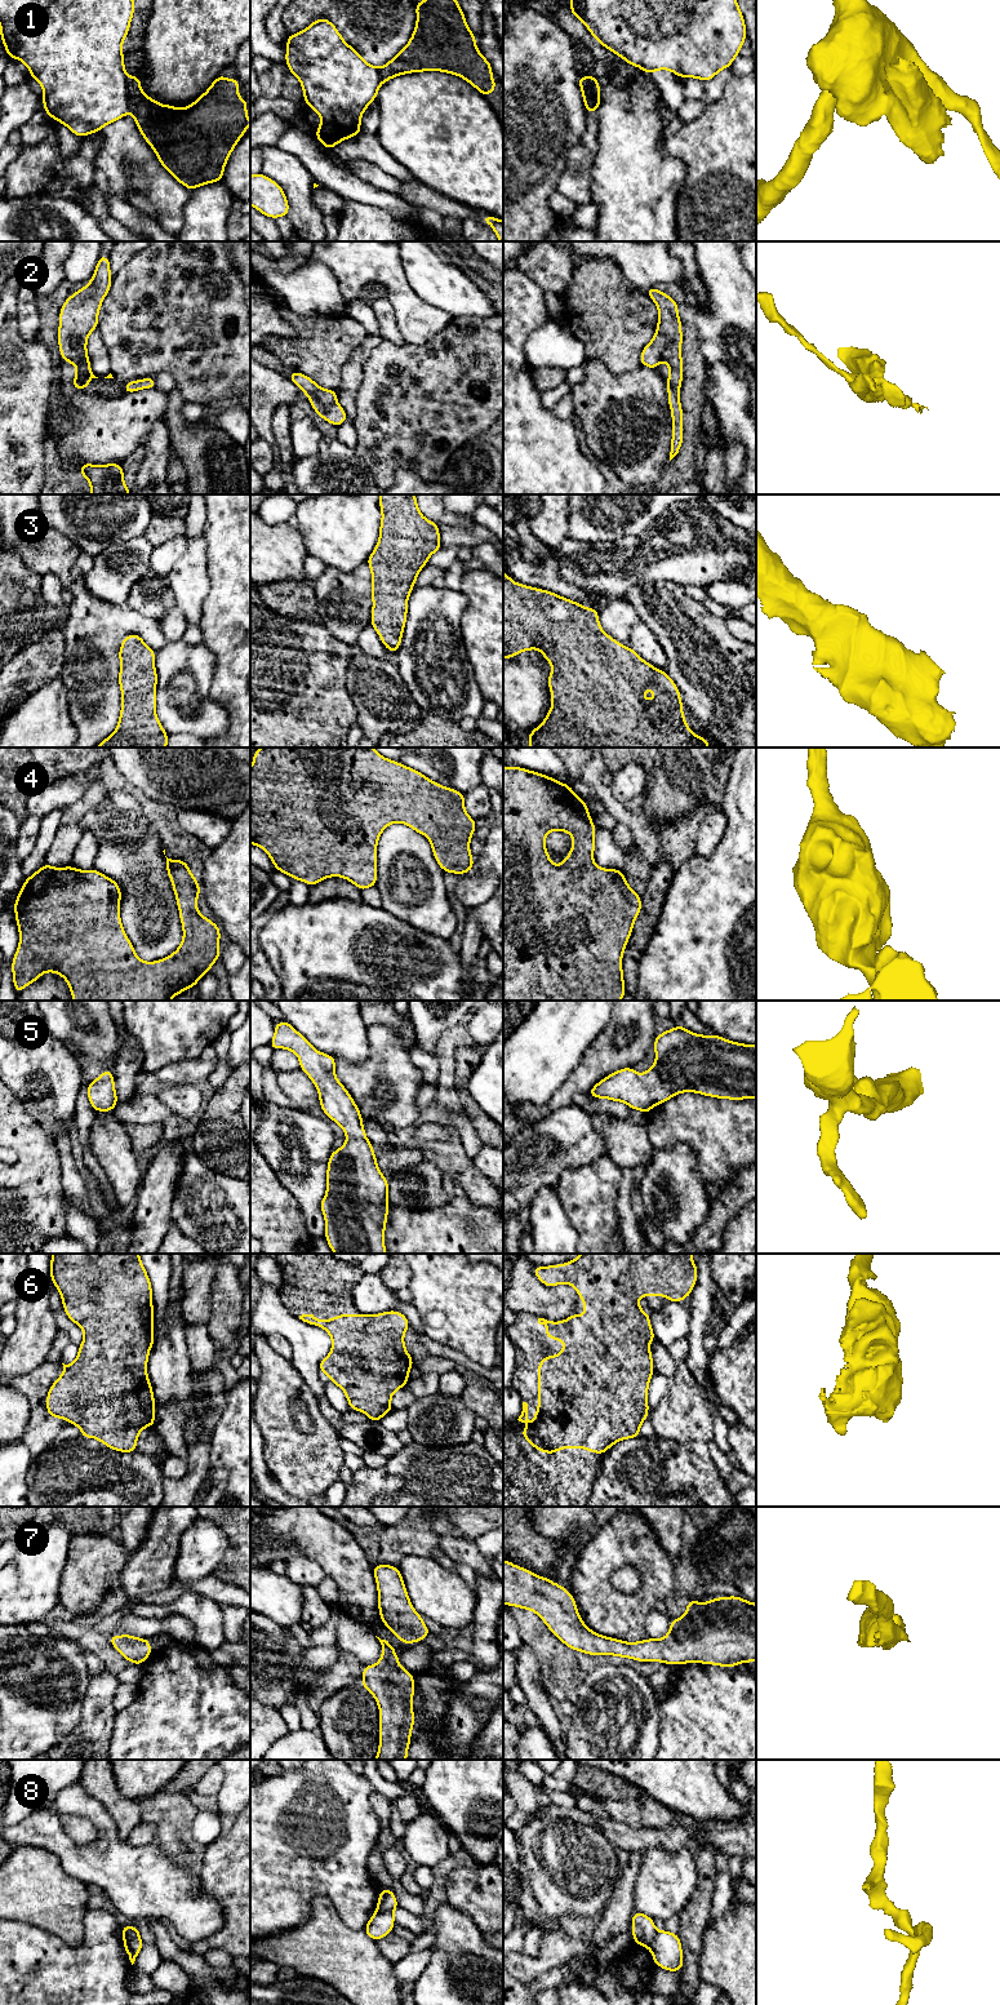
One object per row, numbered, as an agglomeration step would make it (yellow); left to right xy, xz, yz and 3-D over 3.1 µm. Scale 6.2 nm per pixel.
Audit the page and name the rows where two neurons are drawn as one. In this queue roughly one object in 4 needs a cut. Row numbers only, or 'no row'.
1, 2, 8

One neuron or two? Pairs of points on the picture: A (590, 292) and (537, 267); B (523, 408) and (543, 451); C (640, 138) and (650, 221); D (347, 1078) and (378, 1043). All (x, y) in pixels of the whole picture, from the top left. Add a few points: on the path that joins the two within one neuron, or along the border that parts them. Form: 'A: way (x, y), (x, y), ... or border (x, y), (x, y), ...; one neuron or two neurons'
A: border (576, 266), (570, 283), (561, 292); two neurons
B: way (527, 418), (529, 421), (529, 437), (533, 440); one neuron
C: way (640, 159), (640, 200); one neuron
D: way (358, 1077), (378, 1054); one neuron

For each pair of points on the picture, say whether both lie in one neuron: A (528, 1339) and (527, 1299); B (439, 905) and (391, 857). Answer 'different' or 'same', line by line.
A: different
B: same

